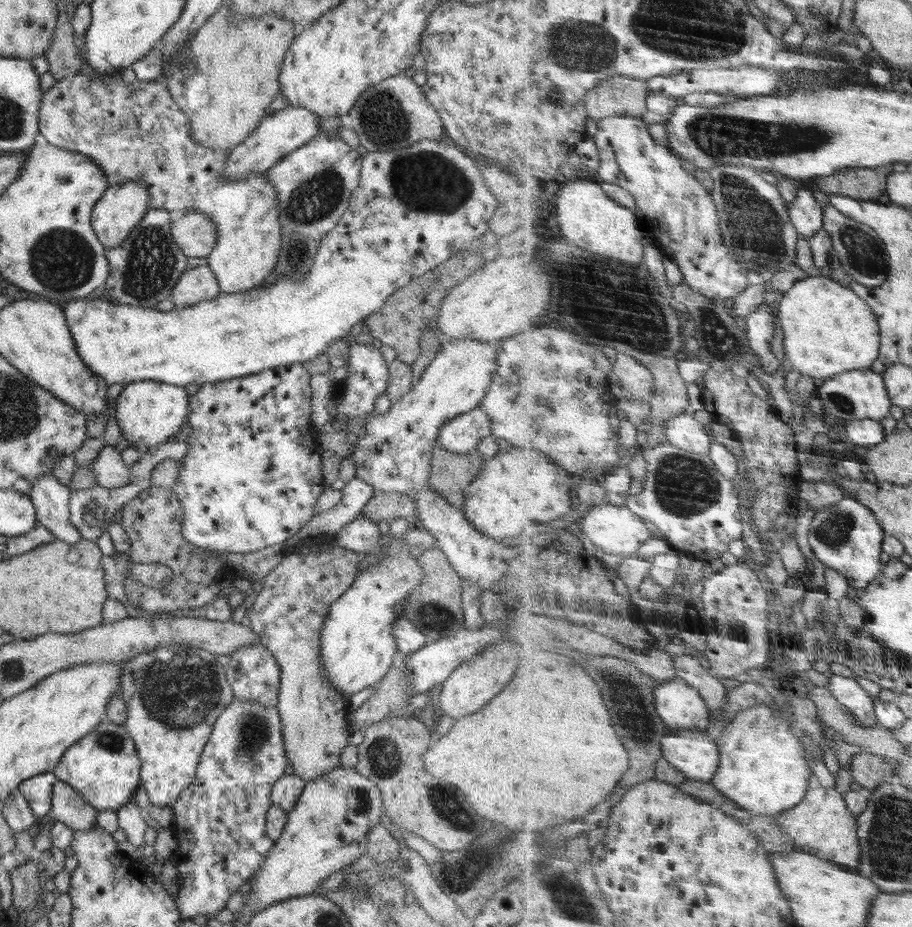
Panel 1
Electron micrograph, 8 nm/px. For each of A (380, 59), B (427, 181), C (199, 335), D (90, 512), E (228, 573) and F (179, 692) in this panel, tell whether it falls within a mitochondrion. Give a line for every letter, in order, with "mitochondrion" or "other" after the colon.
A: other
B: mitochondrion
C: other
D: mitochondrion
E: other
F: mitochondrion

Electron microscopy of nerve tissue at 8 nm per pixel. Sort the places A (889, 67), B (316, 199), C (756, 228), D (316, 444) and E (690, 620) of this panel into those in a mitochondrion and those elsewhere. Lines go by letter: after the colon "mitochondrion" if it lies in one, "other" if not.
A: other
B: mitochondrion
C: mitochondrion
D: other
E: mitochondrion

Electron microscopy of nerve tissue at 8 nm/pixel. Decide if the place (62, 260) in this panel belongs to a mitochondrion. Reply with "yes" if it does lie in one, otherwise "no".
yes

